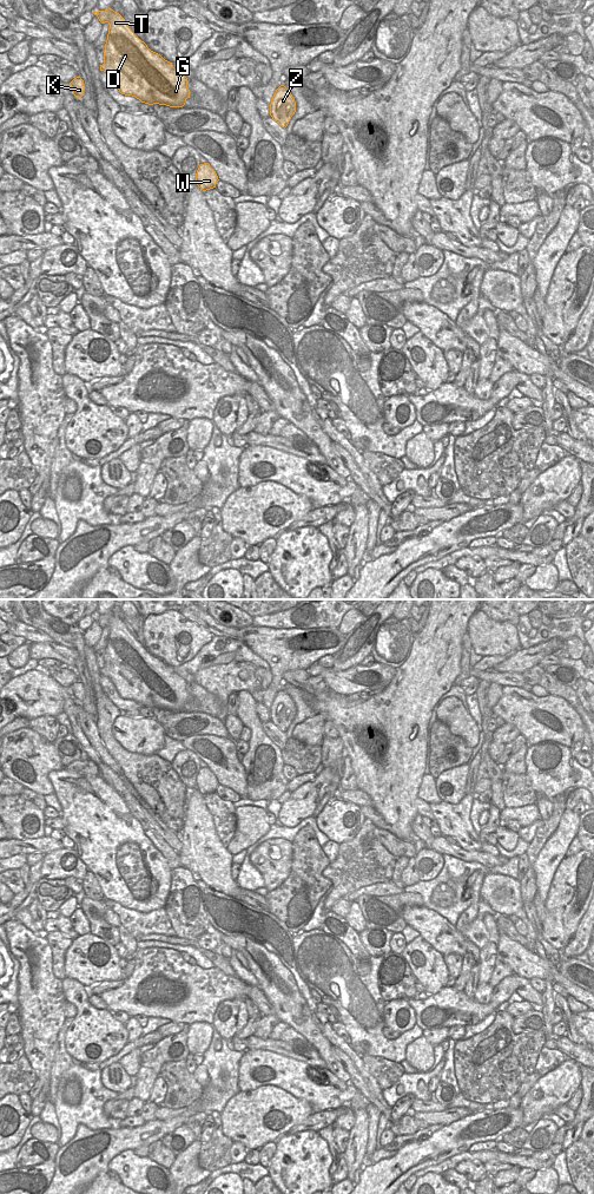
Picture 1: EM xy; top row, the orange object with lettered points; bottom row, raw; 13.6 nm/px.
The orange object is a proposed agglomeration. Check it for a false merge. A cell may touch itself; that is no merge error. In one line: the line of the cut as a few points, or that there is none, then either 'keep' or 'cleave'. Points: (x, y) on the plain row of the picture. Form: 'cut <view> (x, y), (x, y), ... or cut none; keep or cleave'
cut none; keep

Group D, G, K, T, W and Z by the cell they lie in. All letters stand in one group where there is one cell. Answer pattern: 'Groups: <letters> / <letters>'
Groups: D G K T W Z

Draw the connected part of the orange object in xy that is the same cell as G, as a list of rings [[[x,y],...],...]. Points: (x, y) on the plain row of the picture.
[[[108,612],[93,617],[101,628],[108,626],[110,634],[104,655],[104,668],[100,675],[108,677],[114,684],[119,696],[132,700],[141,707],[153,709],[166,709],[170,711],[183,711],[190,702],[187,682],[178,676],[172,667],[165,664],[160,658],[151,655],[128,631],[125,623],[113,614]]]

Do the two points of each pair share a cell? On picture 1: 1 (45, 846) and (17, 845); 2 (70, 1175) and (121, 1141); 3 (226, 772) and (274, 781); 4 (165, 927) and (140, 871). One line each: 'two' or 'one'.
1: one
2: one
3: two
4: two

